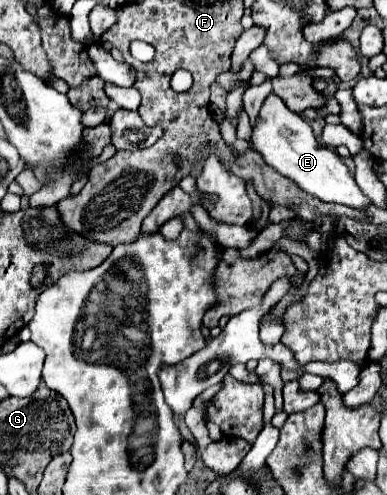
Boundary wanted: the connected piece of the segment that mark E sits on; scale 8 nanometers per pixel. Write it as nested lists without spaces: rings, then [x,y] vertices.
[[[270,94],[264,100],[256,124],[252,126],[250,146],[252,150],[260,152],[264,162],[272,166],[278,174],[290,178],[304,192],[320,198],[322,202],[338,202],[352,208],[370,206],[370,200],[360,192],[340,156],[316,142],[310,124],[304,122],[296,112],[292,112],[276,94]]]

